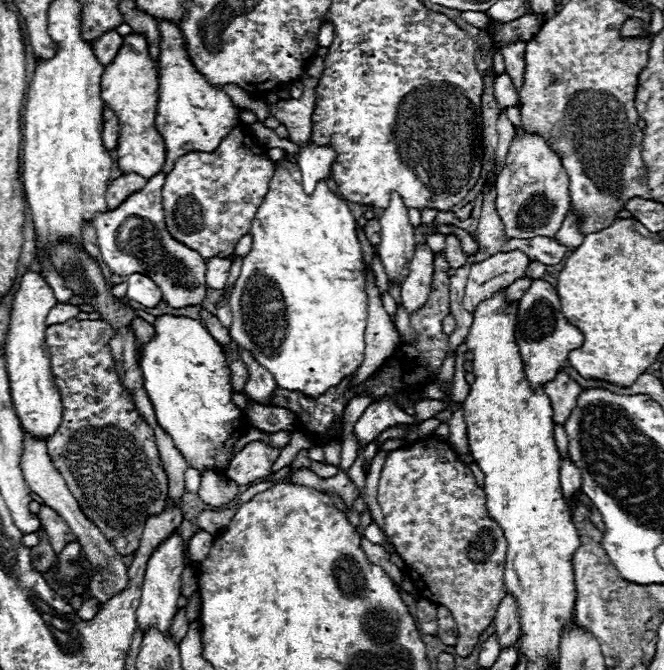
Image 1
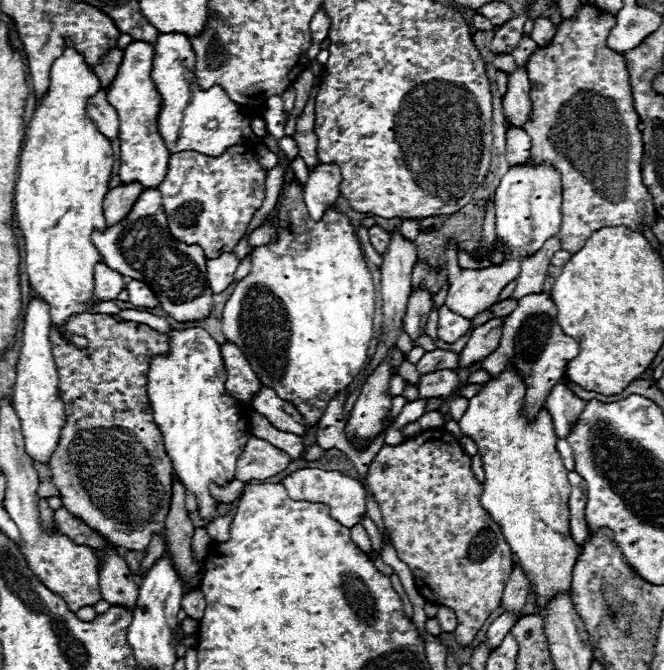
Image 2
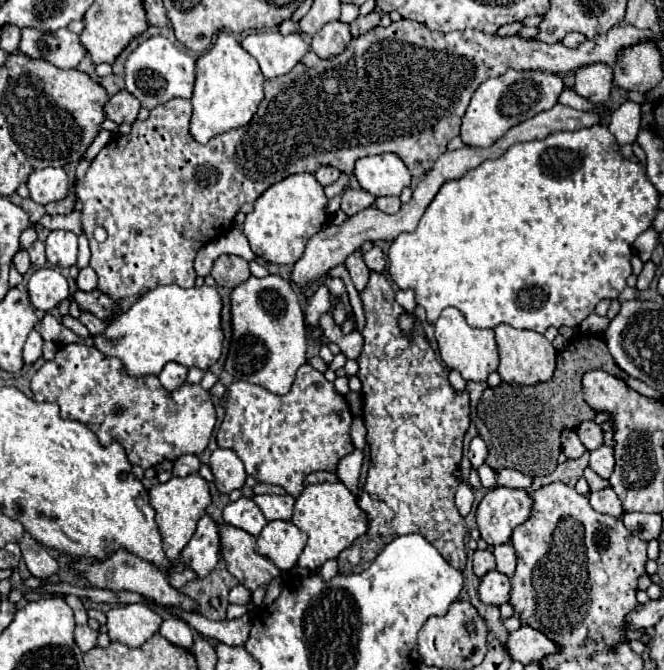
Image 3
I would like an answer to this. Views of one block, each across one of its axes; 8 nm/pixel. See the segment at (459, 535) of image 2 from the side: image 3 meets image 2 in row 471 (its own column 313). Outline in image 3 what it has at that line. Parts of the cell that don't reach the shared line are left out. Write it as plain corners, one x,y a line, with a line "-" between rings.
304,364
296,380
292,384
292,390
284,396
274,396
266,388
250,382
234,382
228,388
228,400
226,400
226,416
222,420
222,426
218,430
216,442
220,448
234,450
240,460
246,466
246,472
254,476
258,482
266,484
278,484
294,498
302,492
302,482
310,472
318,470
336,470
336,464
354,450
354,444
350,440
350,422
352,414
344,400
344,396
336,394
334,384
324,378
318,370
314,370
310,364

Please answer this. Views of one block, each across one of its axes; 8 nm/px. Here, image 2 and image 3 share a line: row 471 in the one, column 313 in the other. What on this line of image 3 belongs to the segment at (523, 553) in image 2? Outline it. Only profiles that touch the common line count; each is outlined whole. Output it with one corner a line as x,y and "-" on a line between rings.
322,482
306,486
296,498
292,524
308,534
308,544
298,558
298,564
304,568
318,568
326,560
336,558
368,530
368,514
358,506
356,496
342,482

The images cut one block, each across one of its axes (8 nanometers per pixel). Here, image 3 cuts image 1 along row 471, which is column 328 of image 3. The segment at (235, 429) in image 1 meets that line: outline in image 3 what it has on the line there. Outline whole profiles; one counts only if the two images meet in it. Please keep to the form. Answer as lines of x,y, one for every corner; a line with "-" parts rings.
292,174
292,176
272,184
254,202
254,210
250,214
246,214
242,232
246,234
250,248
256,256
260,256
260,258
264,258
266,262
272,262
272,264
294,264
298,258
302,258
304,246
310,240
310,236
314,236
316,232
320,232
328,226
330,216
326,212
326,206
328,206
328,196
324,194
324,186
316,180
314,174

